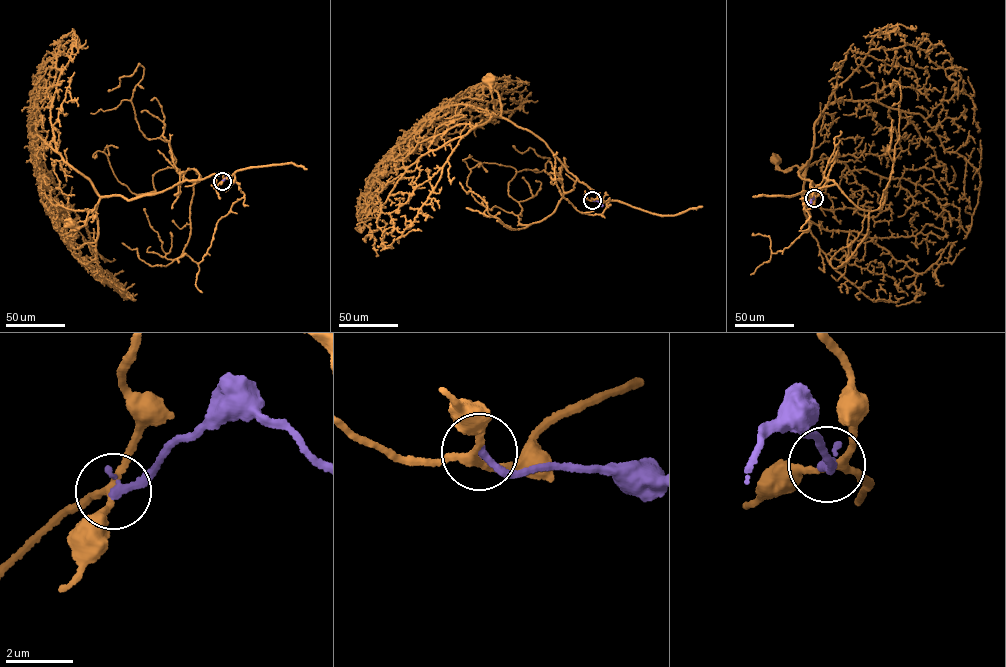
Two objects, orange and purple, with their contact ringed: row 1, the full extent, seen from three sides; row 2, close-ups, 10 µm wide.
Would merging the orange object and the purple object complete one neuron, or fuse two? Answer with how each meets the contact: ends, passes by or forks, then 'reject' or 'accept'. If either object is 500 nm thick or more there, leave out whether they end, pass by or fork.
orange forks there; purple ends there; reject

